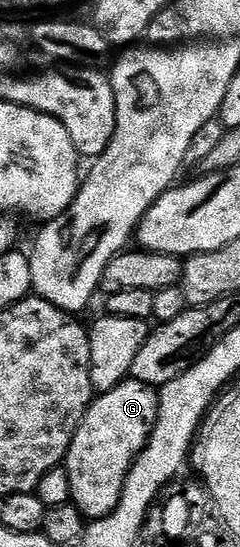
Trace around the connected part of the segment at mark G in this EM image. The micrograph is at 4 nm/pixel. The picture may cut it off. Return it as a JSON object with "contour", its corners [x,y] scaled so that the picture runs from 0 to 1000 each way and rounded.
{"contour":[[[550,693],[392,724],[371,739],[313,803],[296,803],[263,856],[296,876],[296,920],[375,954],[458,945],[496,927],[538,863],[638,797],[667,742],[671,722],[642,706]]]}

